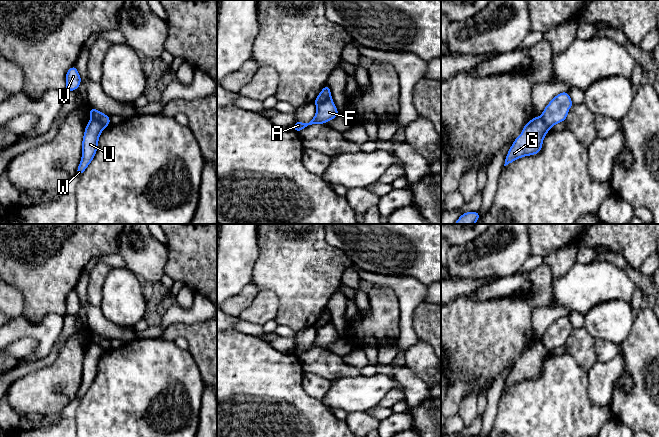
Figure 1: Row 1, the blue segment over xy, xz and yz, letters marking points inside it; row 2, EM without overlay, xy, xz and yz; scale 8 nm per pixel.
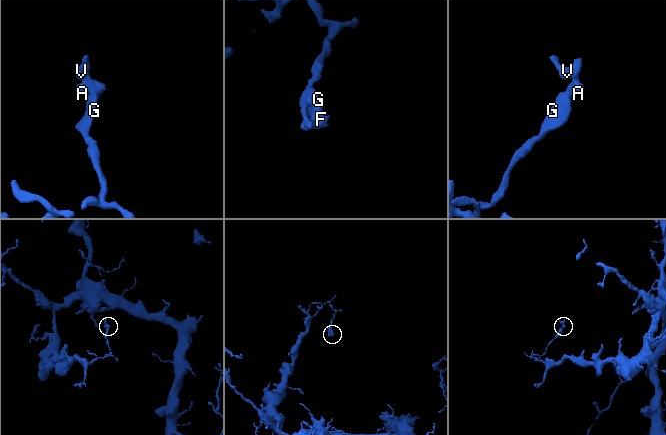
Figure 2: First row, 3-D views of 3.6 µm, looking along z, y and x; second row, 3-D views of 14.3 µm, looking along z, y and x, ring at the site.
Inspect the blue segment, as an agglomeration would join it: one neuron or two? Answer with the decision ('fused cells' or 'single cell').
fused cells

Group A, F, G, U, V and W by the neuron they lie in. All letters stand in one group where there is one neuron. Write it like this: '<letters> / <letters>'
A F V / G U W

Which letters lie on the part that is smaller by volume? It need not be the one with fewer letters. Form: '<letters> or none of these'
A, F, V

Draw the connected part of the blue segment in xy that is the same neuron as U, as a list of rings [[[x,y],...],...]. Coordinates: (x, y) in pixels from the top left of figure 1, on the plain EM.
[[[90,343],[84,356],[82,365],[82,383],[76,399],[81,399],[95,380],[98,372],[98,363],[105,350],[96,343]]]

